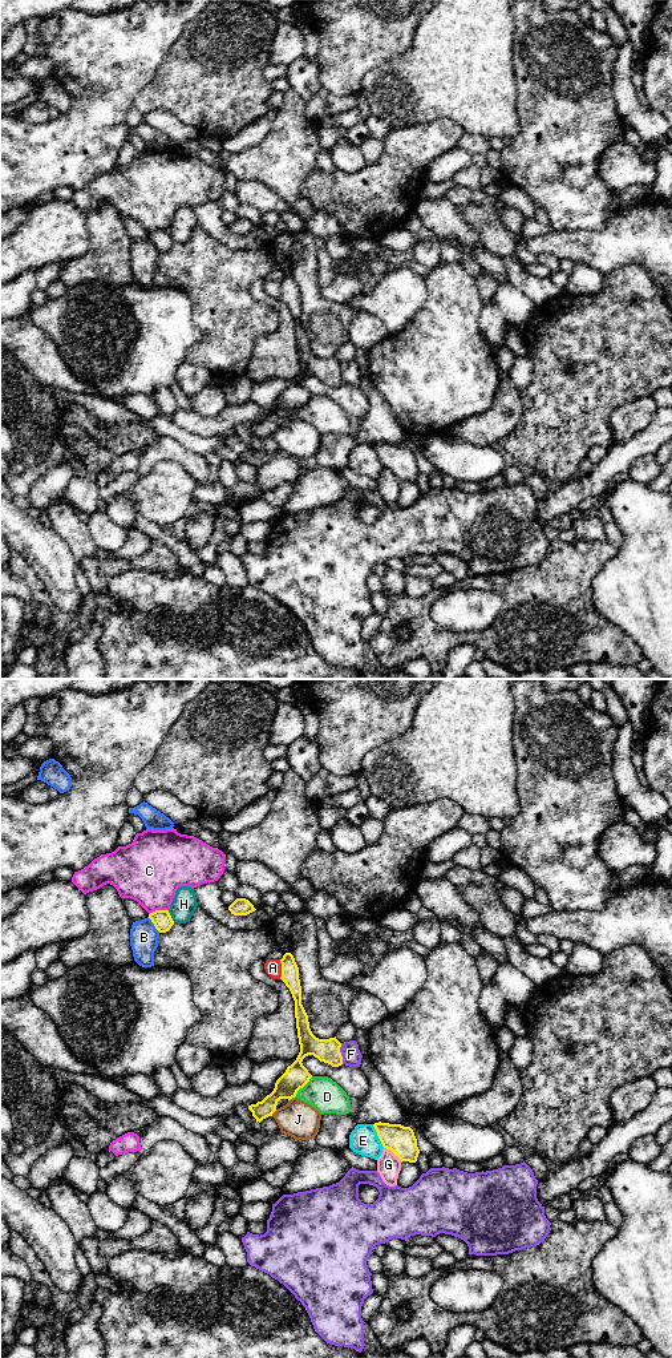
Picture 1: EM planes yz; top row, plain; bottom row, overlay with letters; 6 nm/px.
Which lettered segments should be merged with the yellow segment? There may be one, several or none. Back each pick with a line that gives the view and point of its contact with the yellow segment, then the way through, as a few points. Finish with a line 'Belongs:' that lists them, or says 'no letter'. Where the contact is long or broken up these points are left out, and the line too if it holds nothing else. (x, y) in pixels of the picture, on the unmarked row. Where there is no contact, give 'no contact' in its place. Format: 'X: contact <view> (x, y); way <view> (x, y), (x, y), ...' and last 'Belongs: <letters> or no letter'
Belongs: no letter

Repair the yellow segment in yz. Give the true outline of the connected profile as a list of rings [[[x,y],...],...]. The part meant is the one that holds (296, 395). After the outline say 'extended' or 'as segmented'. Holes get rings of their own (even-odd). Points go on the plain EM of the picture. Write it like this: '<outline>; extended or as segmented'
[[[286,272],[280,279],[280,283],[280,299],[290,308],[295,320],[295,338],[300,372],[296,380],[288,385],[286,392],[276,400],[274,411],[262,421],[248,425],[252,436],[259,442],[266,437],[272,436],[280,419],[291,420],[296,416],[297,411],[309,401],[312,395],[301,383],[305,376],[313,375],[320,381],[328,383],[332,387],[339,387],[343,384],[343,376],[340,372],[341,363],[336,359],[336,356],[329,359],[319,359],[309,348],[308,335],[301,324],[299,287],[294,275],[291,272]]]; as segmented

